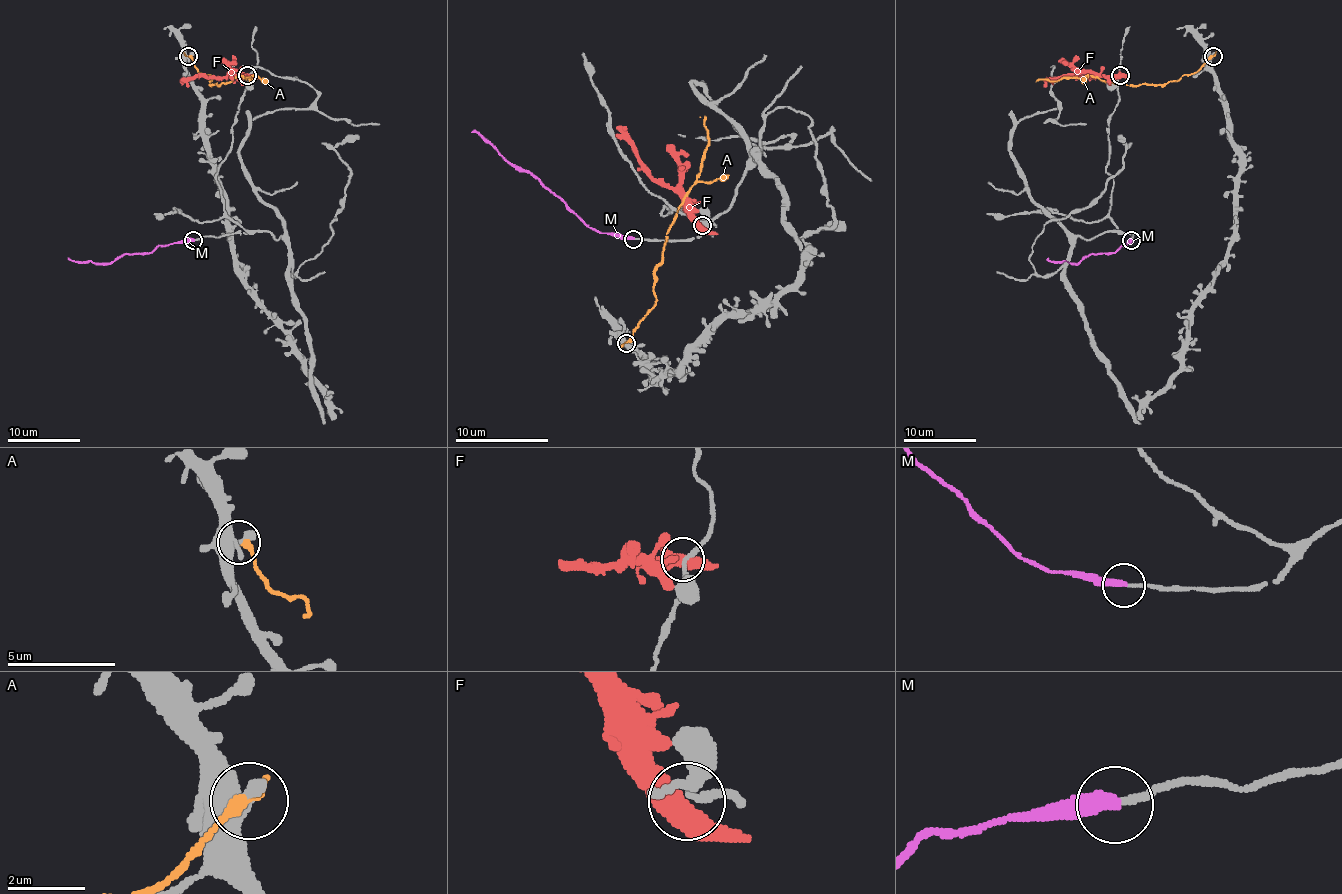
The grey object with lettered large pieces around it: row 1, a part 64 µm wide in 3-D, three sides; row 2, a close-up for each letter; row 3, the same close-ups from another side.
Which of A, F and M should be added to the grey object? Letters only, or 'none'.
M

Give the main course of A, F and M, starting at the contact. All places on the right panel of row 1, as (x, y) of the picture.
A: (1212, 56), (1194, 73), (1156, 84), (1107, 84), (1091, 76), (1035, 82)
F: (1120, 75), (1053, 78), (1044, 87)
M: (1131, 241), (1115, 251), (1089, 253), (1078, 262), (1051, 262), (1048, 257)

